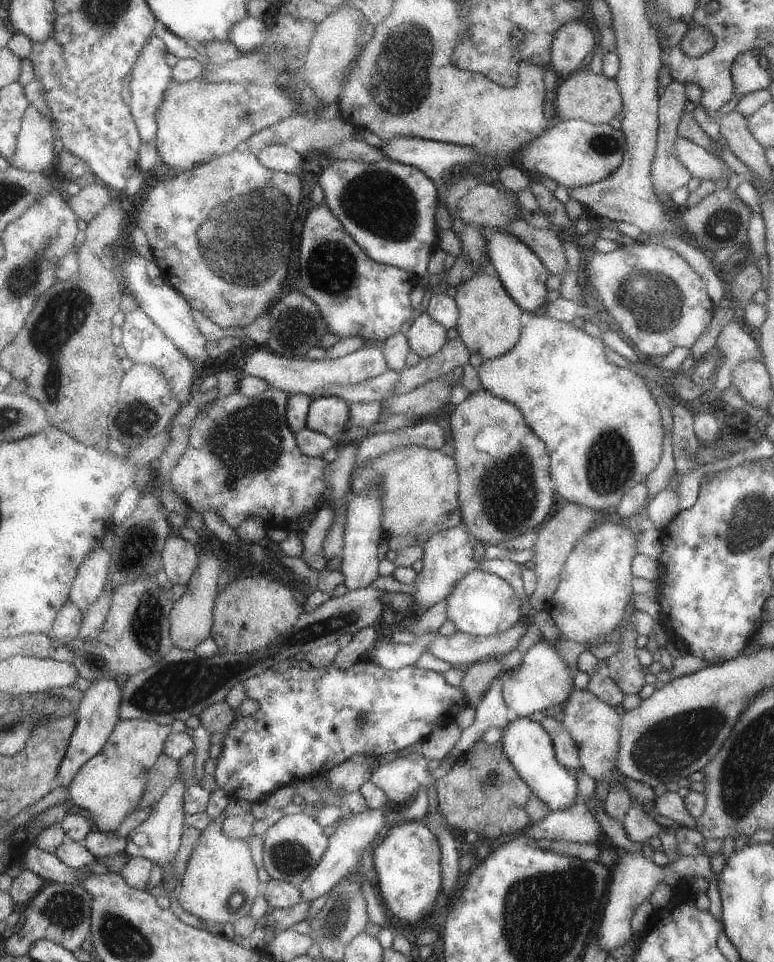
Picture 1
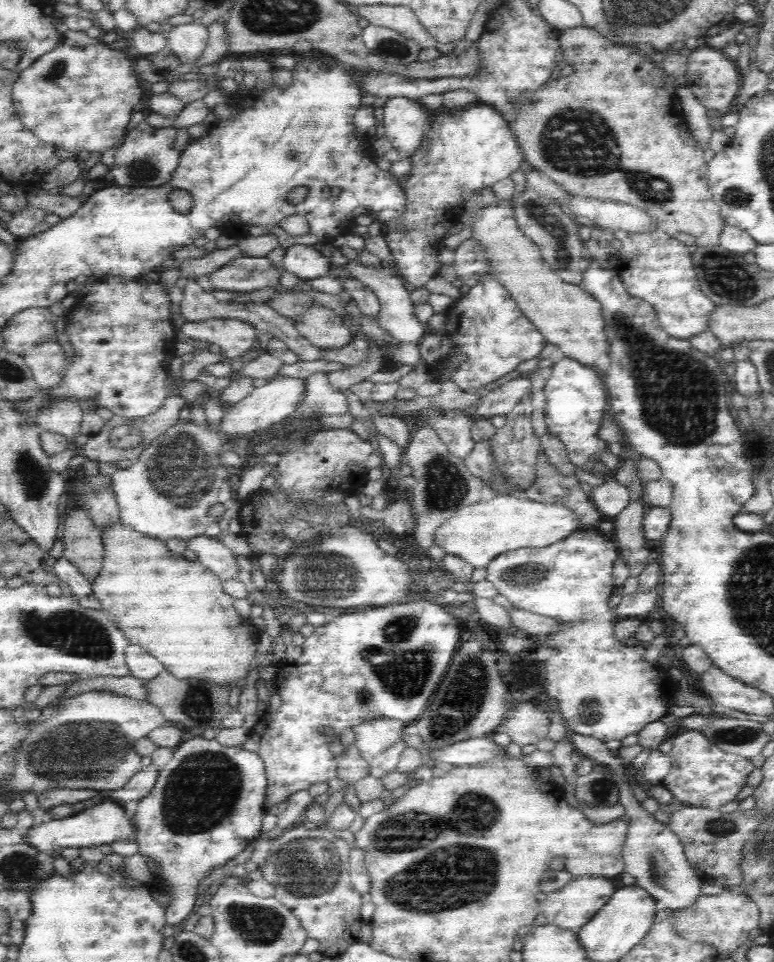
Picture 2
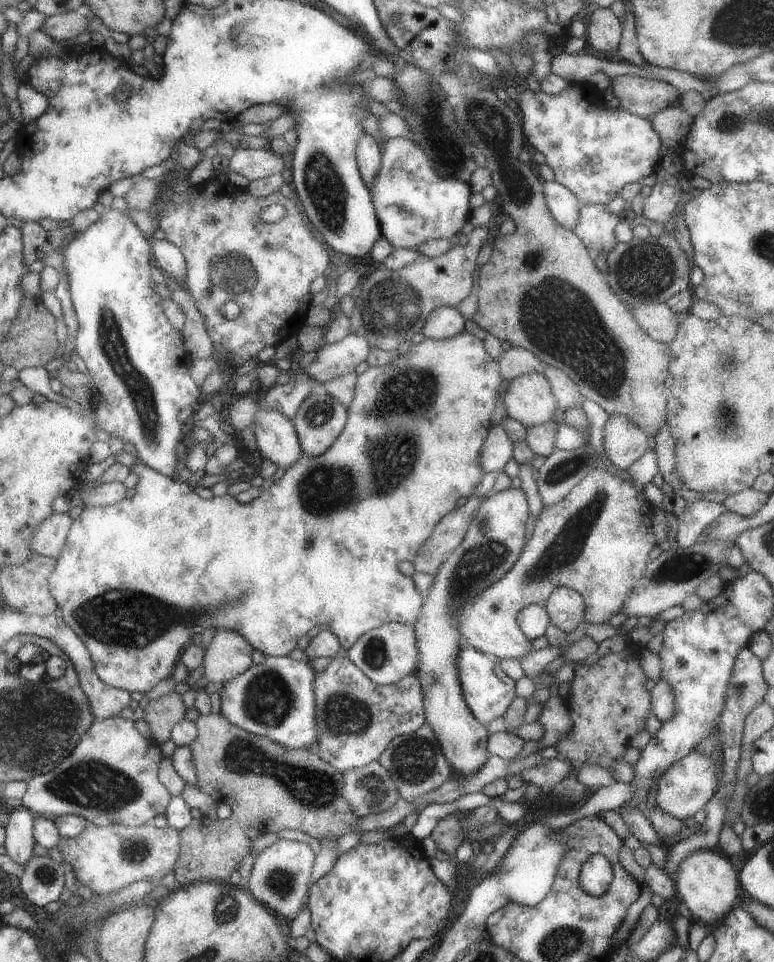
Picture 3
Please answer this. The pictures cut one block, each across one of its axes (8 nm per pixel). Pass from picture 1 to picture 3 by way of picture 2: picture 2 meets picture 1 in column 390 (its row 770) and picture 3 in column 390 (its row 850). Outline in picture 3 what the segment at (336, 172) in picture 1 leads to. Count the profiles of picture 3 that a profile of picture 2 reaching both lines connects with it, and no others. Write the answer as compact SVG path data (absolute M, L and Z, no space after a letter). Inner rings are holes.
M393 137L384 143L382 152L382 167L371 186L374 205L382 222L382 234L392 244L393 248L416 248L429 239L456 238L469 229L467 214L471 208L471 186L467 181L440 175L427 151L411 138Z

